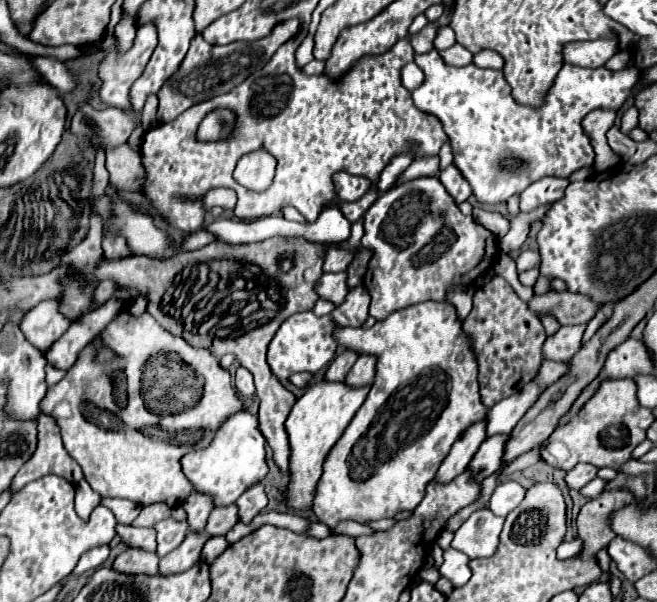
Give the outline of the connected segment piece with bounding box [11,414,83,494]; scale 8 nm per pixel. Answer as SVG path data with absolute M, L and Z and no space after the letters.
M41 414L39 422L37 422L37 430L39 430L37 450L15 474L15 478L11 482L11 494L19 492L25 484L29 484L31 480L37 480L45 474L63 476L71 484L77 484L79 480L83 480L83 472L79 470L79 464L63 448L63 440L61 440L57 422L51 416Z

